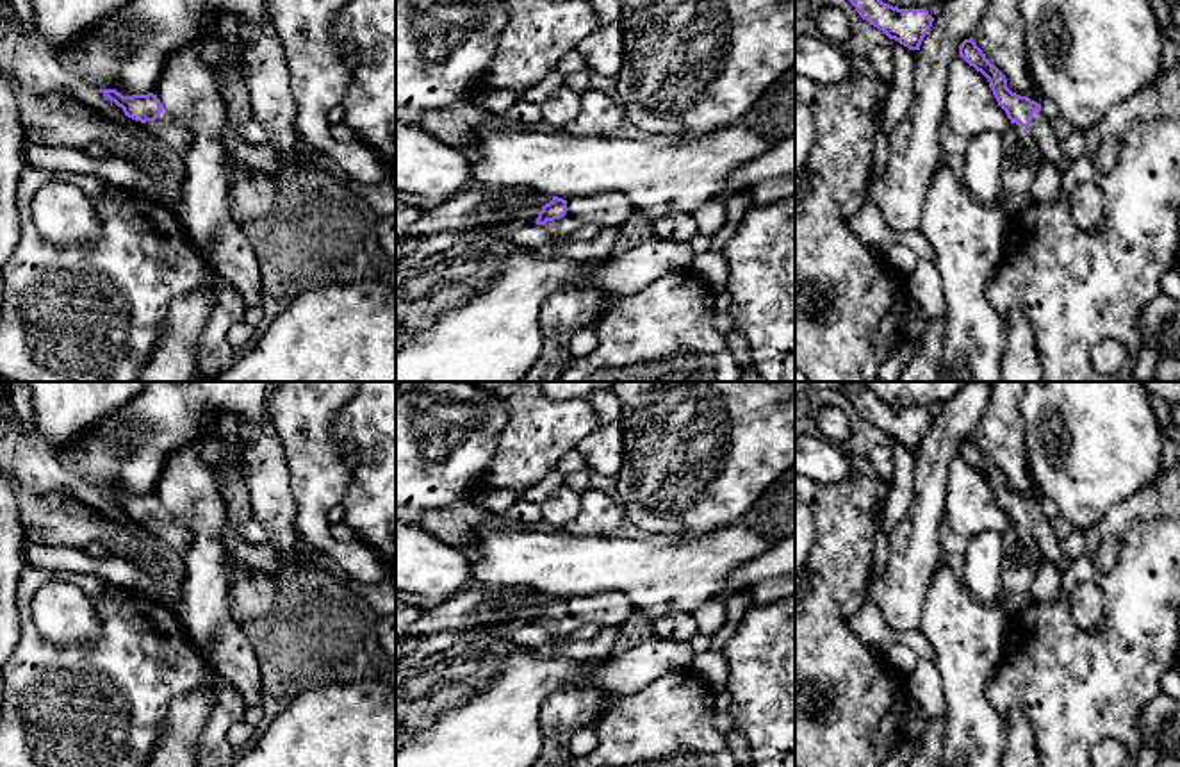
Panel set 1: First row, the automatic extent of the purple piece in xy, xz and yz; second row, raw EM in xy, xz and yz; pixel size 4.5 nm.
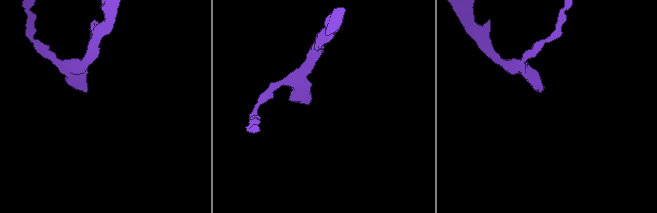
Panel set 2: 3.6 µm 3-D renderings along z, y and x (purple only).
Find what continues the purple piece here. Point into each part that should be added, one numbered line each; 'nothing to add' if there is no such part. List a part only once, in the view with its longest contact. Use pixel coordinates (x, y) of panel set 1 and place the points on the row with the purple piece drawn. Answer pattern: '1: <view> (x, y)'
1: xz (565, 225)

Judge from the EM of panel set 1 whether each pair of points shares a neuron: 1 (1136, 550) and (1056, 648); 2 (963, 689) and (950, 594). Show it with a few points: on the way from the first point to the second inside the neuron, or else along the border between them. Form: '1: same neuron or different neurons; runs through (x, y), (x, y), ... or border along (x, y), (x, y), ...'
1: same neuron; runs through (1136, 584), (1136, 607), (1095, 648), (1089, 648)
2: same neuron; runs through (963, 666), (952, 618)

